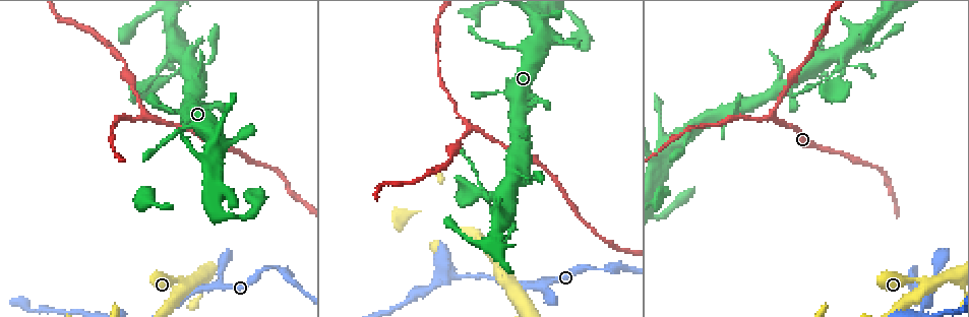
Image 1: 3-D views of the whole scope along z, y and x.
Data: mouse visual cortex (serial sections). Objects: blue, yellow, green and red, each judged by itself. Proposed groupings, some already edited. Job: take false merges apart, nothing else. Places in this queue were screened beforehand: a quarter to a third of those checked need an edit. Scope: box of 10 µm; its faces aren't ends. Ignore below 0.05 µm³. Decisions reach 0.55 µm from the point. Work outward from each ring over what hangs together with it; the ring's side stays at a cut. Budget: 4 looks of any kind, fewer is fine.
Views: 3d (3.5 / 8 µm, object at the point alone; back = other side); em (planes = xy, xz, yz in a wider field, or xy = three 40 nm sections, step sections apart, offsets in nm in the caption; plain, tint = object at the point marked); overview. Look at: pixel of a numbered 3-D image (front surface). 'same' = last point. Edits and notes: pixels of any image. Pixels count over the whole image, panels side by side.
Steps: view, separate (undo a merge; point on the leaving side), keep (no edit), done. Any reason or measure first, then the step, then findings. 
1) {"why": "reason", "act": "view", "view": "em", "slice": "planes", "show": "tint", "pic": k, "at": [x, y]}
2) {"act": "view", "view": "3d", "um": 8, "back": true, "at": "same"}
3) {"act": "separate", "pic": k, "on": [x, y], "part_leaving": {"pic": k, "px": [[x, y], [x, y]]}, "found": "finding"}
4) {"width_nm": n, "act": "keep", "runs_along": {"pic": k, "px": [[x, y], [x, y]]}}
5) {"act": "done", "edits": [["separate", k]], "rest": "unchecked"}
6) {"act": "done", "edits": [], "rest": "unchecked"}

{"why": "four or more arms meet", "act": "view", "view": "em", "slice": "xy", "step": 1, "show": "tint", "pic": 1, "at": [179, 51]}

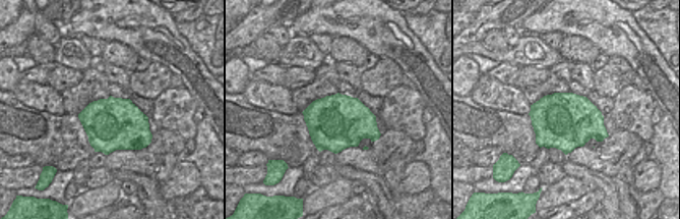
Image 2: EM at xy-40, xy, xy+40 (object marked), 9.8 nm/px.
{"act": "view", "view": "3d", "um": 3.5, "at": "same"}

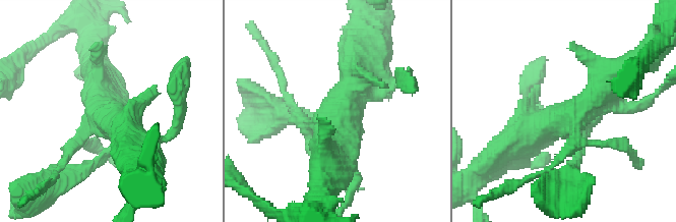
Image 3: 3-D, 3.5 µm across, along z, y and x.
{"width_nm": 550, "act": "separate", "pic": 3, "on": [612, 144], "part_leaving": {"pic": 3, "px": [[575, 133], [550, 168], [510, 186]]}, "found": "a second cell is stuck on"}

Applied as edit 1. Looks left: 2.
{"why": "a fork", "act": "view", "view": "3d", "um": 8, "pic": 1, "at": [924, 286]}

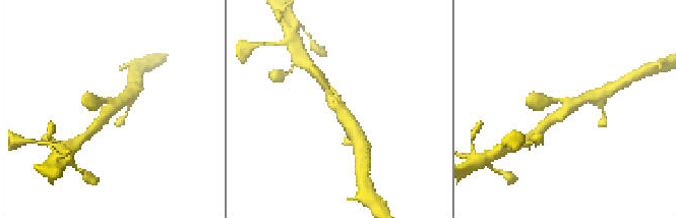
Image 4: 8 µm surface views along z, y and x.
{"arms": 3, "arm_widths_nm": [200, 300, 350], "why": "need the tissue", "act": "view", "view": "em", "slice": "planes", "show": "tint", "at": "same"}

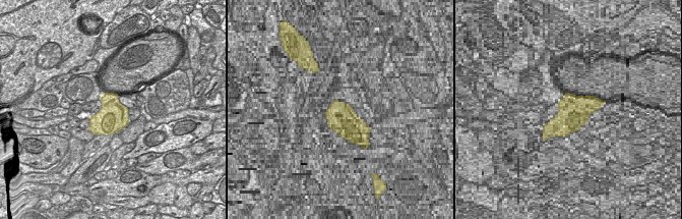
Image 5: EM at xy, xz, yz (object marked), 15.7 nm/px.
{"act": "keep", "runs_along": {"pic": 4, "px": [[322, 84], [352, 121], [353, 128]]}, "found": "one cell here"}

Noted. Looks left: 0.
{"act": "done", "edits": [["separate", 3]], "rest": "unchecked"}

